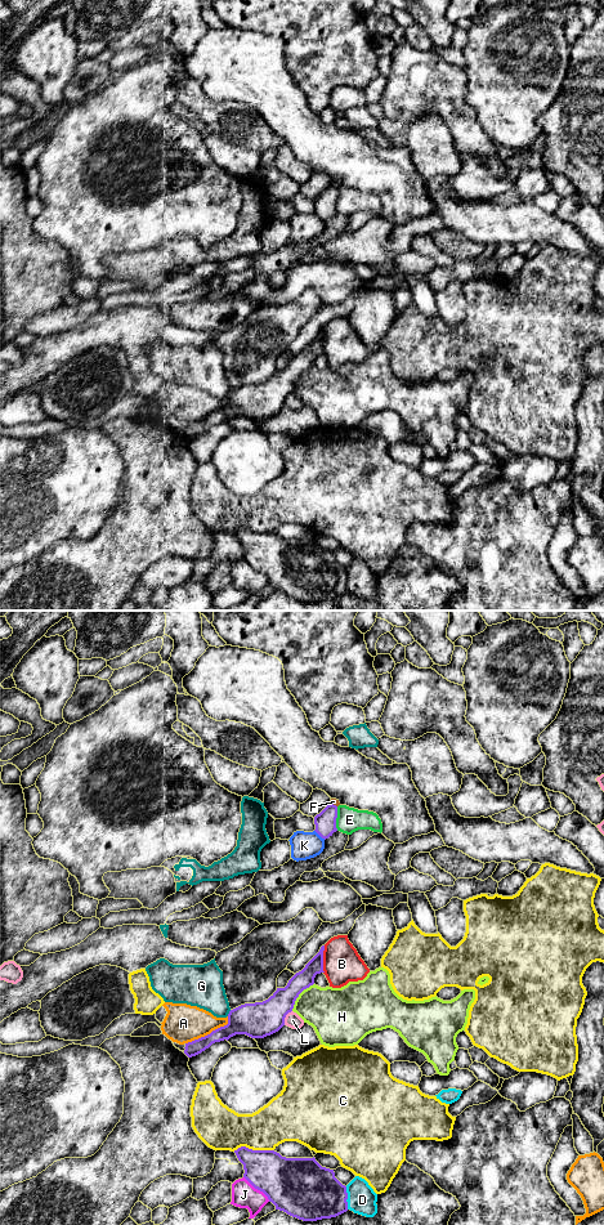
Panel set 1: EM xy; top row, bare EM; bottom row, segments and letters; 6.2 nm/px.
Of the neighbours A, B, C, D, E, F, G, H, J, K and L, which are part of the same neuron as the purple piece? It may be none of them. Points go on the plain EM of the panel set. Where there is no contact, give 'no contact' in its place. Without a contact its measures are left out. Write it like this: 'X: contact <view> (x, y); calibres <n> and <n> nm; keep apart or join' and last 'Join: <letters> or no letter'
A: contact xy (210, 415); calibres 190 and 240 nm; keep apart
B: contact xy (322, 341); calibres 120 and 240 nm; keep apart
C: contact xy (251, 531); calibres 280 and 280 nm; keep apart
D: contact xy (347, 580); calibres 360 and 180 nm; keep apart
E: contact xy (336, 199); calibres 130 and 160 nm; keep apart
F: contact xy (332, 186); calibres 130 and 40 nm; join
G: contact xy (229, 394); calibres 220 and 260 nm; keep apart
H: contact xy (298, 378); calibres 220 and 320 nm; keep apart
J: contact xy (258, 571); calibres 360 and 160 nm; keep apart
K: contact xy (320, 217); calibres 130 and 180 nm; keep apart
L: contact xy (285, 398); calibres 220 and 90 nm; keep apart
Join: F

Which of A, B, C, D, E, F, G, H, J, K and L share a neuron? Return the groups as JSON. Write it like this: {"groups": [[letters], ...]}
{"groups": [["A"], ["B"], ["C"], ["D"], ["E"], ["F"], ["G"], ["H"], ["J"], ["K"], ["L"]]}

